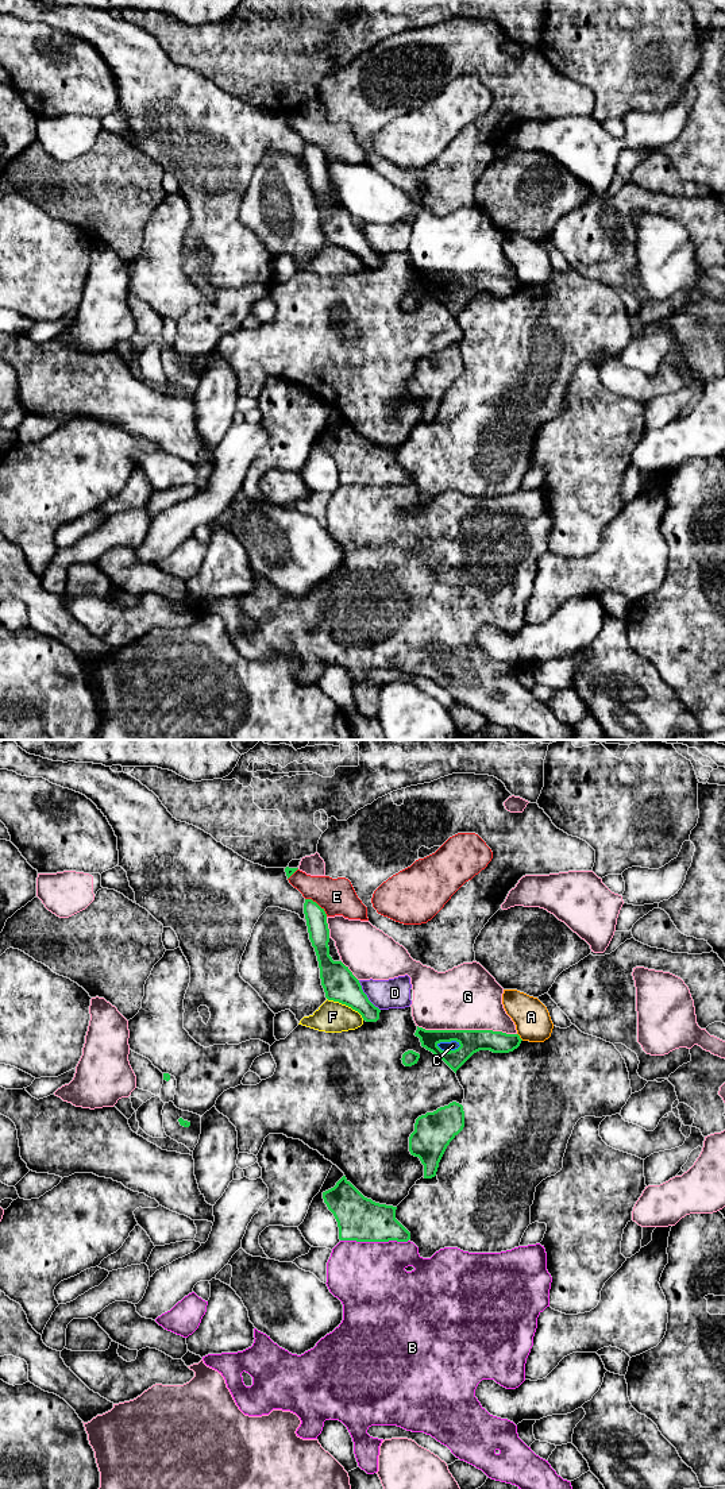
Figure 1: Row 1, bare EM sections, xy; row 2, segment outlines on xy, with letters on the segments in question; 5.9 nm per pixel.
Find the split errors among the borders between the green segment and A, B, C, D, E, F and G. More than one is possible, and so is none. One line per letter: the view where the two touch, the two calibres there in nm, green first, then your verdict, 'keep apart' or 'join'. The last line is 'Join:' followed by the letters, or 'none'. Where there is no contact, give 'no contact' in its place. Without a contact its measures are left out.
A: meets green in xy; 130 nm thick on the green side, 220 nm on the other; keep apart
B: meets green in xy; 260 nm thick on the green side, 440 nm on the other; keep apart
C: meets green in xy; 140 nm thick on the green side, 60 nm on the other; join
D: meets green in xy; 200 nm thick on the green side, 180 nm on the other; keep apart
E: meets green in xy; 130 nm thick on the green side, 220 nm on the other; keep apart
F: meets green in xy; 200 nm thick on the green side, 190 nm on the other; keep apart
G: meets green in xy; 140 nm thick on the green side, 380 nm on the other; keep apart
Join: C

